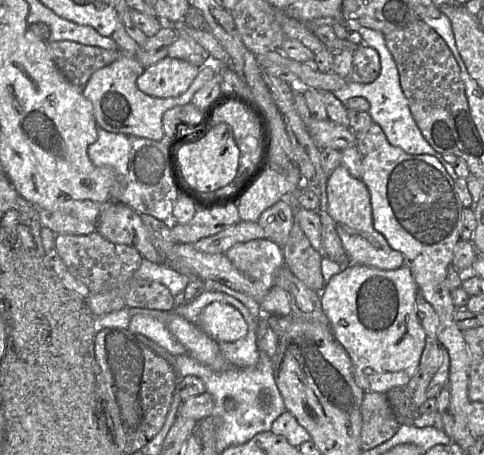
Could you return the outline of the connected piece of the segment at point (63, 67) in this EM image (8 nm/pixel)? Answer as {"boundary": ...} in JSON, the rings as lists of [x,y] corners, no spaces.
{"boundary":[[[70,40],[47,41],[49,54],[64,77],[80,89],[99,69],[122,56],[122,51],[107,50]]]}

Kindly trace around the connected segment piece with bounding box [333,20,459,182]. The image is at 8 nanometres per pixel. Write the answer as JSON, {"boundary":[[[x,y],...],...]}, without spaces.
{"boundary":[[[351,20],[345,21],[345,27],[349,31],[357,31],[361,35],[363,43],[378,52],[381,70],[379,76],[373,82],[362,84],[350,81],[343,89],[333,92],[335,97],[340,101],[347,101],[352,97],[364,97],[367,99],[370,103],[368,113],[371,115],[373,121],[382,128],[392,146],[399,147],[411,155],[428,154],[434,156],[455,182],[459,177],[455,172],[454,167],[446,162],[442,155],[430,146],[423,137],[411,114],[408,100],[401,88],[397,66],[386,46],[384,34],[374,29],[364,27],[358,22]]]}

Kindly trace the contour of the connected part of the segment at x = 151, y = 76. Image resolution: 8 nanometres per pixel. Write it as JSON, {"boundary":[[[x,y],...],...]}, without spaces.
{"boundary":[[[166,57],[145,68],[136,84],[143,93],[159,97],[177,97],[186,92],[200,68],[178,59]]]}

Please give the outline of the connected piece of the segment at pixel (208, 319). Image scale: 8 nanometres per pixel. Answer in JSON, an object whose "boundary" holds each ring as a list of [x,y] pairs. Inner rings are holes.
{"boundary":[[[212,302],[201,312],[197,326],[218,343],[233,343],[247,335],[248,326],[233,306]]]}

